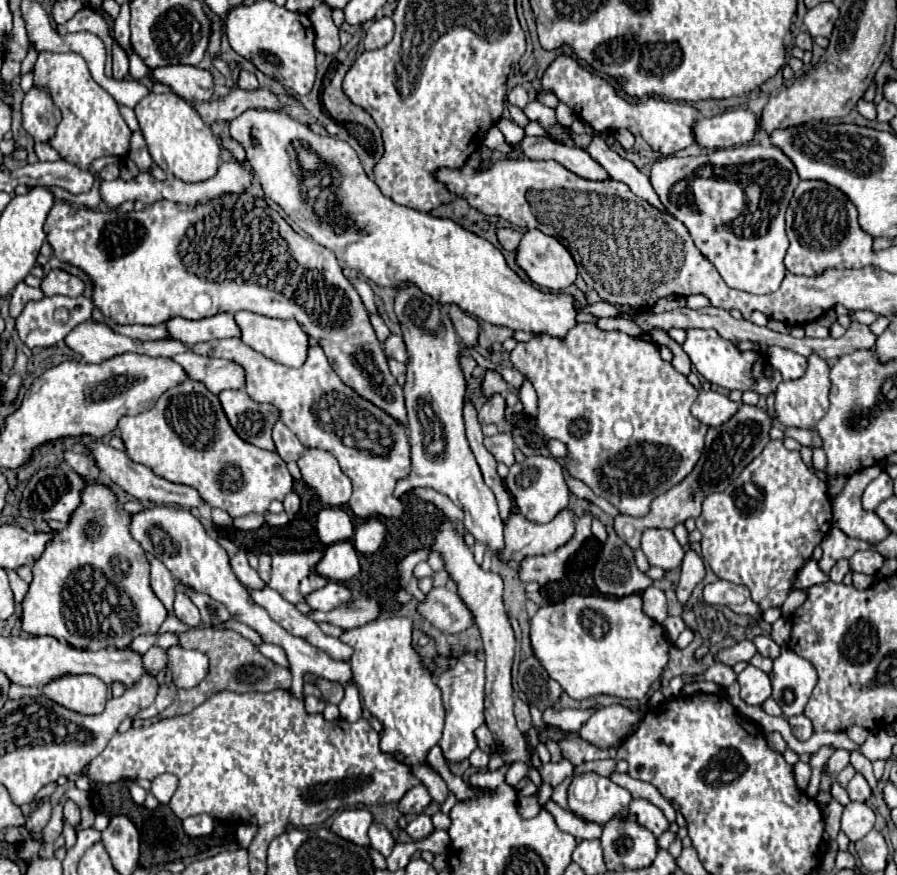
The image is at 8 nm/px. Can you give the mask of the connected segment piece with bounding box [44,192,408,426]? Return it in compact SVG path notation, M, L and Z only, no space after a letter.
M248 192L220 194L186 210L180 210L176 202L158 200L142 212L96 212L58 200L48 214L44 230L54 254L62 262L70 262L90 274L94 282L94 304L106 318L118 324L160 324L170 316L198 320L218 312L238 310L282 320L292 318L308 336L318 340L334 372L346 386L406 426L402 386L390 374L384 350L368 322L368 312L354 286L344 278L336 256L328 248L296 234L262 198Z

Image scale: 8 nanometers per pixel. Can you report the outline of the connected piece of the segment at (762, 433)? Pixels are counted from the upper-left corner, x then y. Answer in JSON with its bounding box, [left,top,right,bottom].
[614,404,774,550]

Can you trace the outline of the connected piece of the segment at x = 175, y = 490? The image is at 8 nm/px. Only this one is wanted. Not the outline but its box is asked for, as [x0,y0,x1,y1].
[88,442,204,508]

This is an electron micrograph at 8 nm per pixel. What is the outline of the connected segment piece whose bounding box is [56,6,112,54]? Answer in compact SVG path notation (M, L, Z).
M90 6L82 8L82 10L80 10L72 20L68 20L66 24L56 26L56 30L58 30L60 34L80 32L80 30L92 32L92 34L96 34L96 36L106 44L106 50L108 50L108 54L110 54L110 44L112 44L112 40L110 40L110 36L108 36L108 24L106 24L106 20L104 20L102 16L98 16L98 14L94 12L94 8L90 8Z

